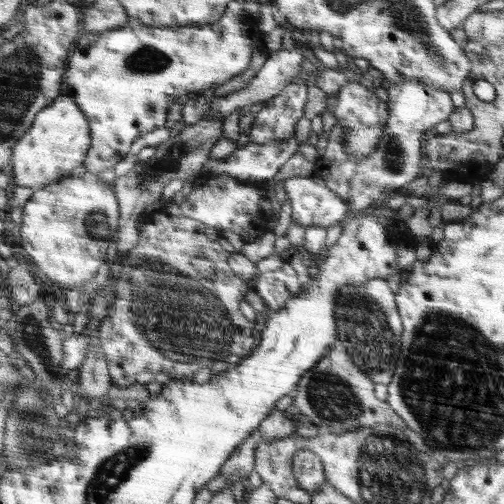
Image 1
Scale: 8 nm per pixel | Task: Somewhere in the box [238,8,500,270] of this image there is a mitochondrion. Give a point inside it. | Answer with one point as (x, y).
(394, 157)

